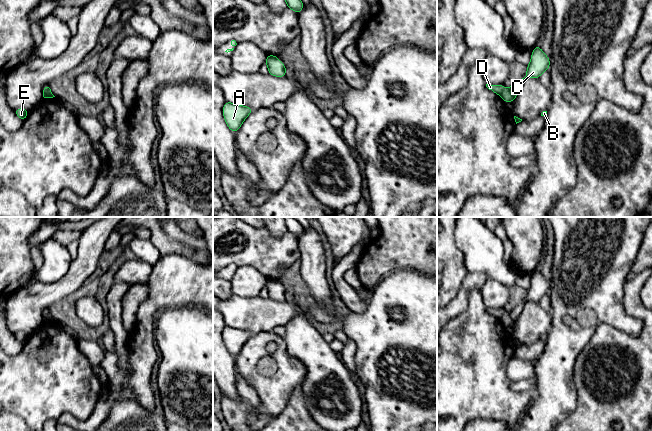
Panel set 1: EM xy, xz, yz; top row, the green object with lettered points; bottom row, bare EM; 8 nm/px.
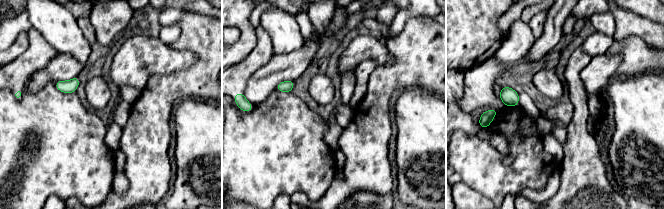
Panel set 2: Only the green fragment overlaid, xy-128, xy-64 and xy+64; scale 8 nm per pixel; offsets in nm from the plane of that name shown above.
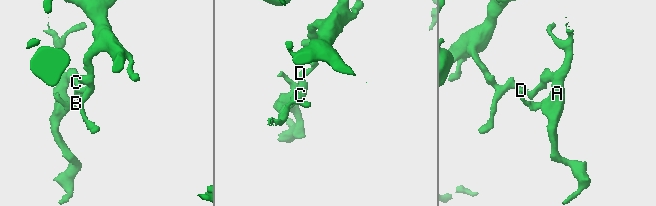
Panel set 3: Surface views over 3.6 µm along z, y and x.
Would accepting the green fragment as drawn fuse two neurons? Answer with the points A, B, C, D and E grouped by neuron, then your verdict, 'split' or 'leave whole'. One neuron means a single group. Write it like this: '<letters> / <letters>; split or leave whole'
A B C E / D; split

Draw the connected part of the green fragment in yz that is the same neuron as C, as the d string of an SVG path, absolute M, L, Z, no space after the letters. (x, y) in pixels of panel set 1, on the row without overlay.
M539 269L534 271L531 279L531 285L527 290L527 297L524 302L517 305L512 311L504 313L500 319L504 326L513 327L514 322L519 318L524 304L526 302L539 303L539 300L546 294L549 294L550 283L540 273Z

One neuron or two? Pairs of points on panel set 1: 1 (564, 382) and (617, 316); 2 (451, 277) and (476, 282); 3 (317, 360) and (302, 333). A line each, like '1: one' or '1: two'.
1: one
2: two
3: one

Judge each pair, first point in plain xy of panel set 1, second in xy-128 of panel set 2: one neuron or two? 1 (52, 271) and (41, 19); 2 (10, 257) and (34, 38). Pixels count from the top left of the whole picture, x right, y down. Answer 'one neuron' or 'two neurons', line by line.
1: one neuron
2: two neurons

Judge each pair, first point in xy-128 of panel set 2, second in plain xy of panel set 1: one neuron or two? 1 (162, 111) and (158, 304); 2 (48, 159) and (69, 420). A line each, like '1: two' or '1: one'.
1: one
2: two

